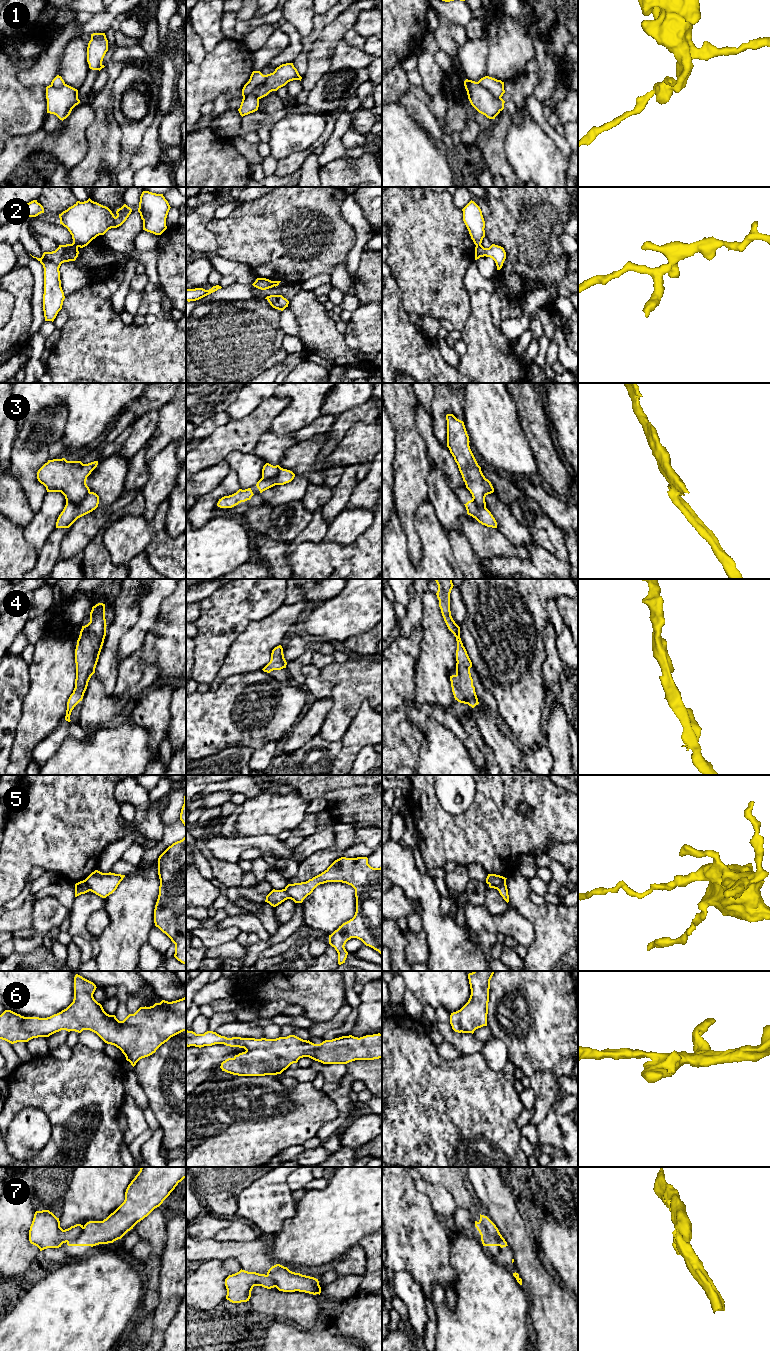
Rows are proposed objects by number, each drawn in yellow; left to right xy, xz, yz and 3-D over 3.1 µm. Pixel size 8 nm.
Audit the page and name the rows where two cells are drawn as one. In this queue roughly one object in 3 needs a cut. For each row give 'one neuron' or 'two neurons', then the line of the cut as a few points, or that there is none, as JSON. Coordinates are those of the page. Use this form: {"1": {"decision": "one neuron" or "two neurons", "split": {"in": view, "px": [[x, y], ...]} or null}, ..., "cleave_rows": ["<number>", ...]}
{"1": {"decision": "two neurons", "split": {"in": "xz", "px": [[257, 89], [243, 97]]}}, "2": {"decision": "two neurons", "split": {"in": "xy", "px": [[72, 243], [77, 247]]}}, "3": {"decision": "two neurons", "split": {"in": "xy", "px": [[89, 491], [78, 503], [66, 503]]}}, "4": {"decision": "one neuron", "split": null}, "5": {"decision": "two neurons", "split": {"in": "xy", "px": [[84, 880], [91, 890]]}}, "6": {"decision": "one neuron", "split": null}, "7": {"decision": "two neurons", "split": {"in": "yz", "px": [[479, 1221], [497, 1239], [499, 1245]]}}, "cleave_rows": ["1", "2", "3", "5", "7"]}

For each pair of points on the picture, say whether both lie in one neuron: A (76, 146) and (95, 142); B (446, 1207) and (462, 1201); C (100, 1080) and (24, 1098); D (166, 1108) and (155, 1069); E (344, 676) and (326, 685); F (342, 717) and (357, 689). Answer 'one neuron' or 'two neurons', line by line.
A: two neurons
B: two neurons
C: one neuron
D: one neuron
E: two neurons
F: one neuron

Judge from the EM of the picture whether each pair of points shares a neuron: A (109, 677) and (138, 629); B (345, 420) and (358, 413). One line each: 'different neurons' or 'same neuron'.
A: different neurons
B: same neuron

